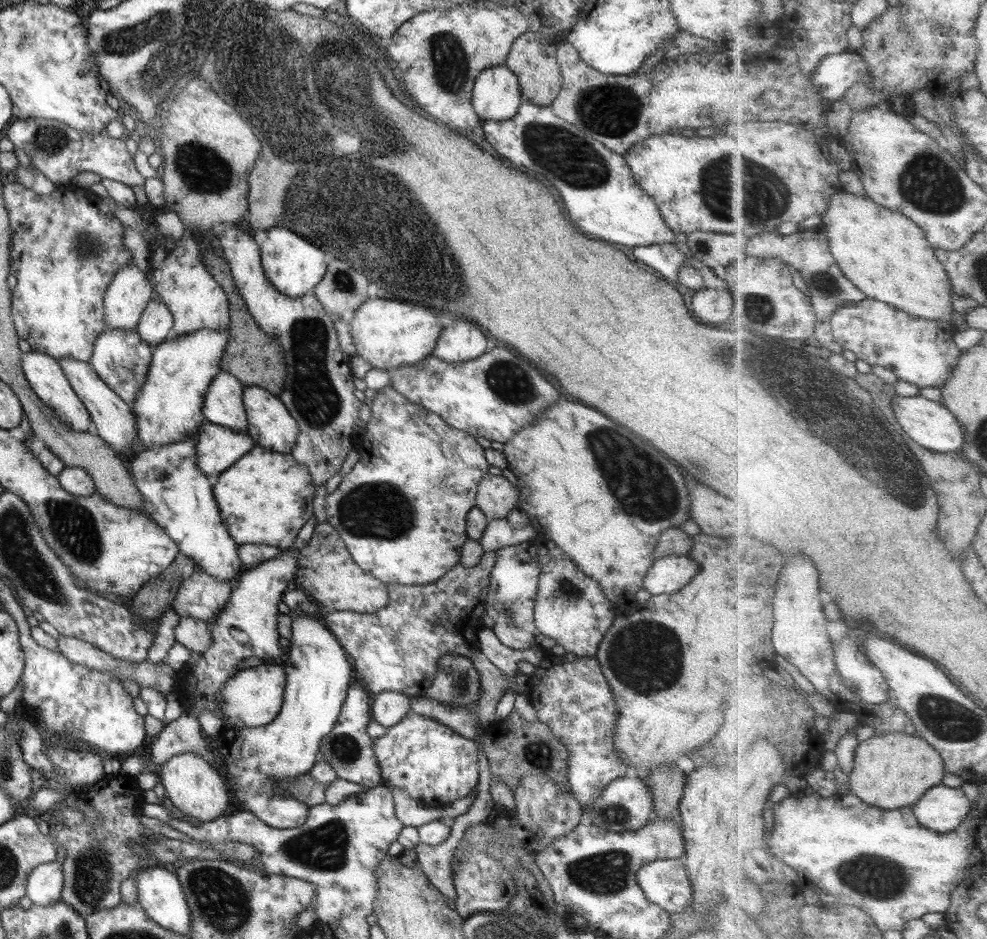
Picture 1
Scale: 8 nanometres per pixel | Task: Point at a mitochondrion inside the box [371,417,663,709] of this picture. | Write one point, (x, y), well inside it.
(567, 589)

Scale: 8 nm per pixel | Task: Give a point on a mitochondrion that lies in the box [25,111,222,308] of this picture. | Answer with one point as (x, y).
(89, 246)

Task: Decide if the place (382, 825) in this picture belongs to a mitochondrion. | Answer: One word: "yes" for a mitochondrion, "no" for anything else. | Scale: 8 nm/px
no

